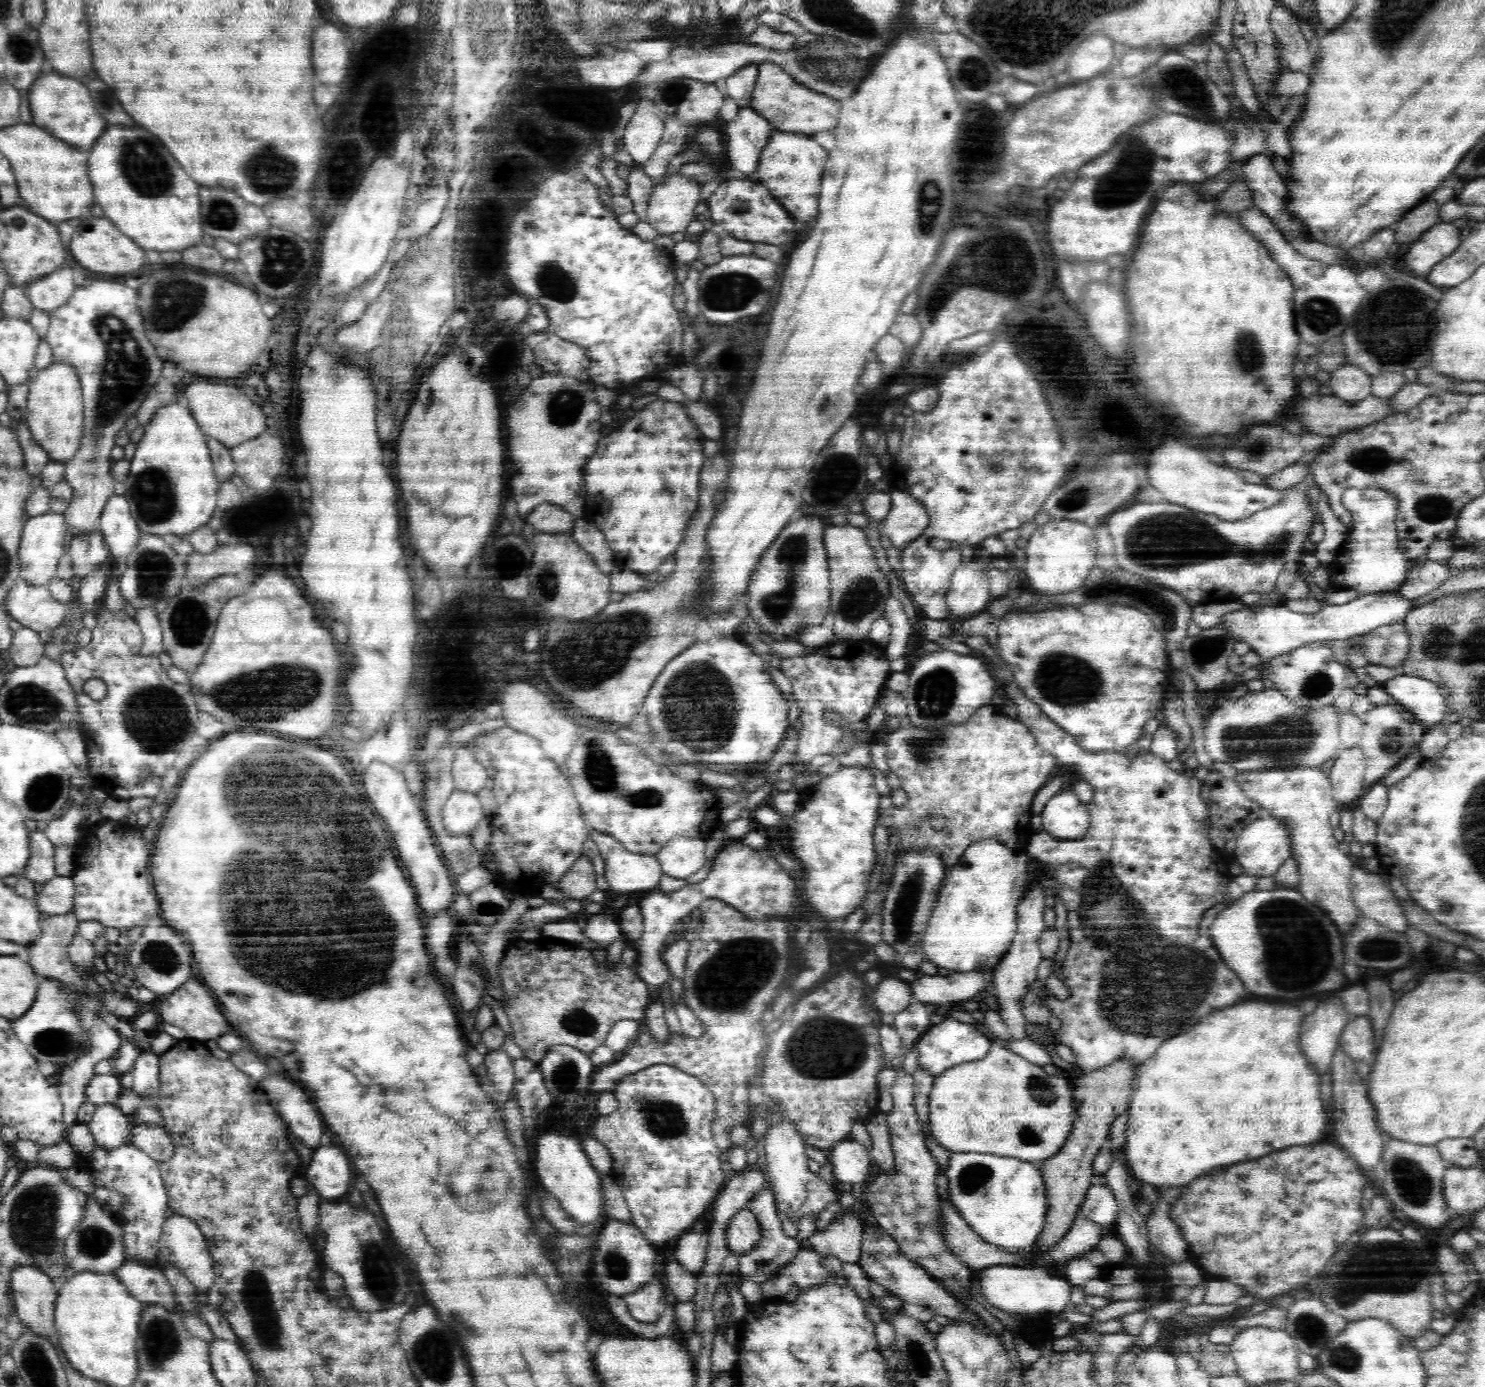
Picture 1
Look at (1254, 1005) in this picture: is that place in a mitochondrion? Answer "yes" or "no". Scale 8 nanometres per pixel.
no

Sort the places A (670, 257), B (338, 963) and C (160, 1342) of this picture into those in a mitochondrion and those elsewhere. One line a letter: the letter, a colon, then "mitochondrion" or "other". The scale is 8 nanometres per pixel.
A: other
B: mitochondrion
C: mitochondrion

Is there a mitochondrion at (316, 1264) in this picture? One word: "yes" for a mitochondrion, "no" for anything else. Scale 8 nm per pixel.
no

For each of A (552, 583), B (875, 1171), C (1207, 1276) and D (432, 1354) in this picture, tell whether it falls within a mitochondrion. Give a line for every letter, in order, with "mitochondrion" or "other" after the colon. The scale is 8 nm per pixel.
A: mitochondrion
B: other
C: other
D: mitochondrion

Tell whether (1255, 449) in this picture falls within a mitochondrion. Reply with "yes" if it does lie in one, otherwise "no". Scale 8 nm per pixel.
yes

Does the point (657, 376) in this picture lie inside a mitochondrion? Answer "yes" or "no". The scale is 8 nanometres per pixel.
no

